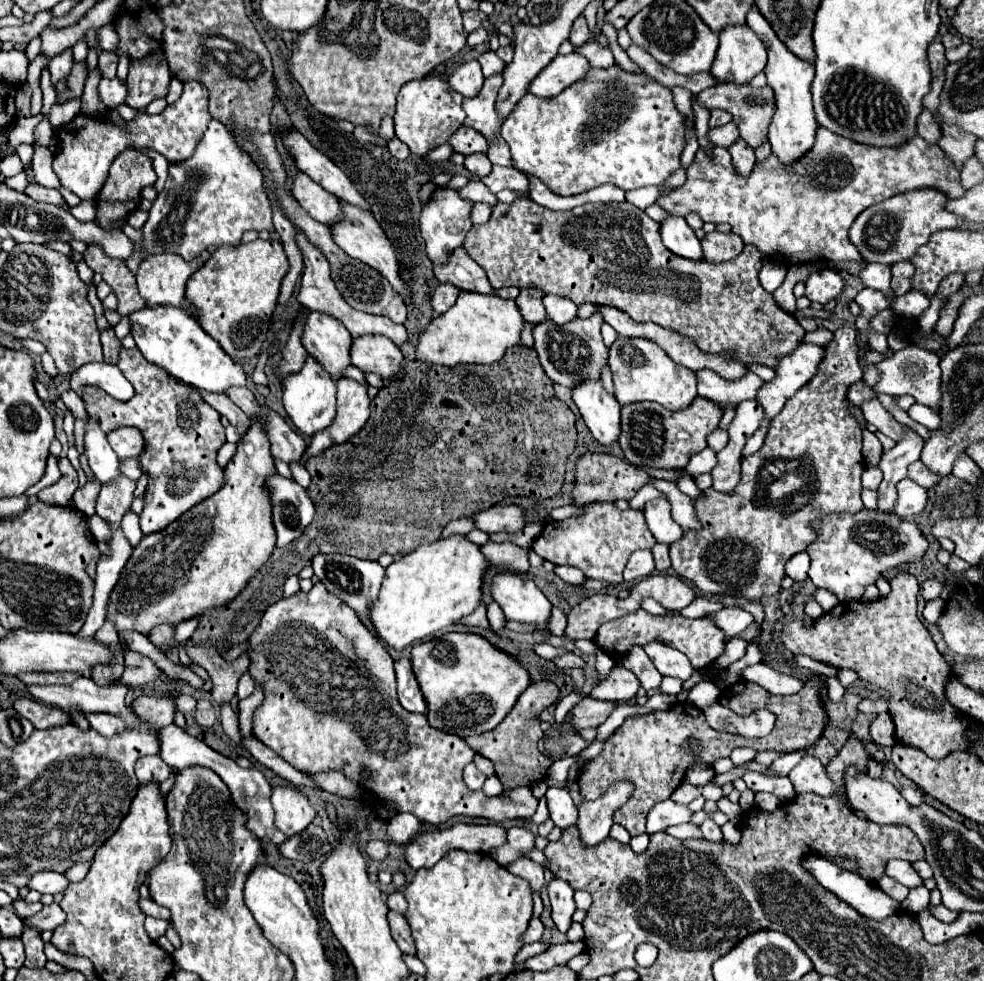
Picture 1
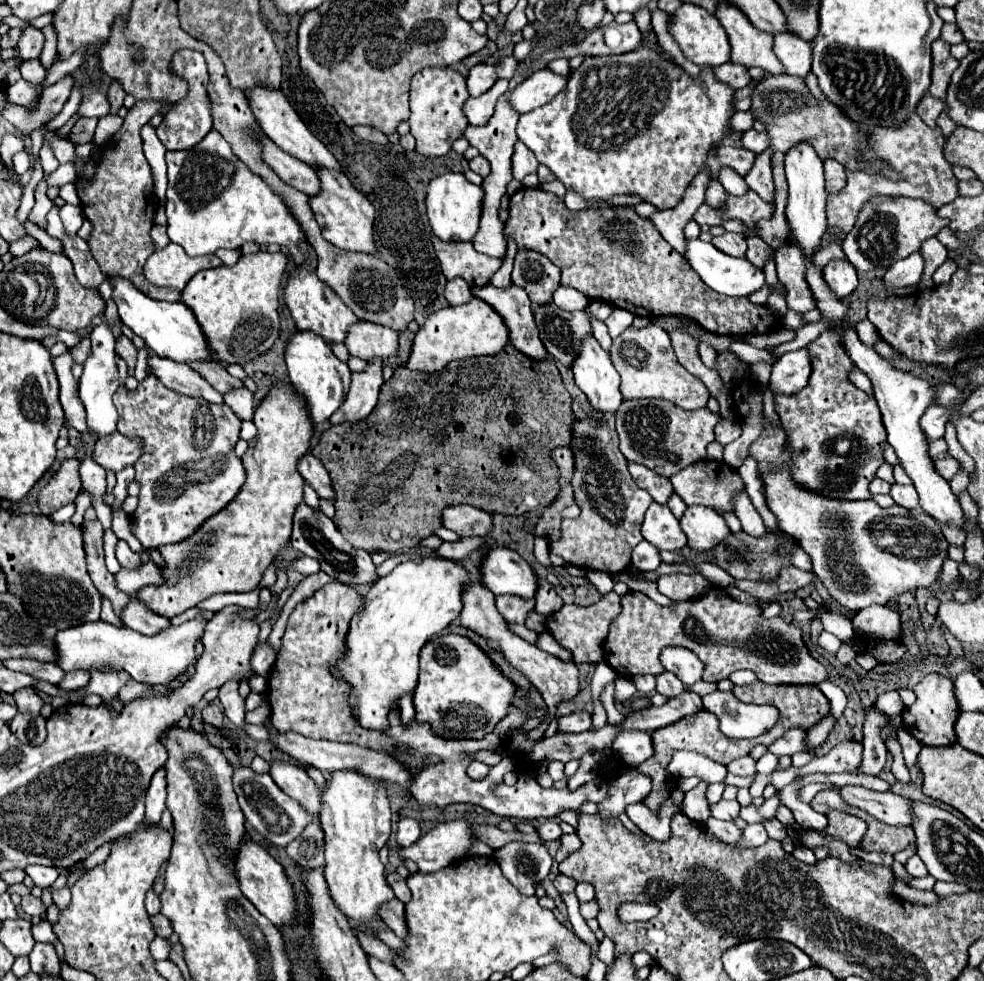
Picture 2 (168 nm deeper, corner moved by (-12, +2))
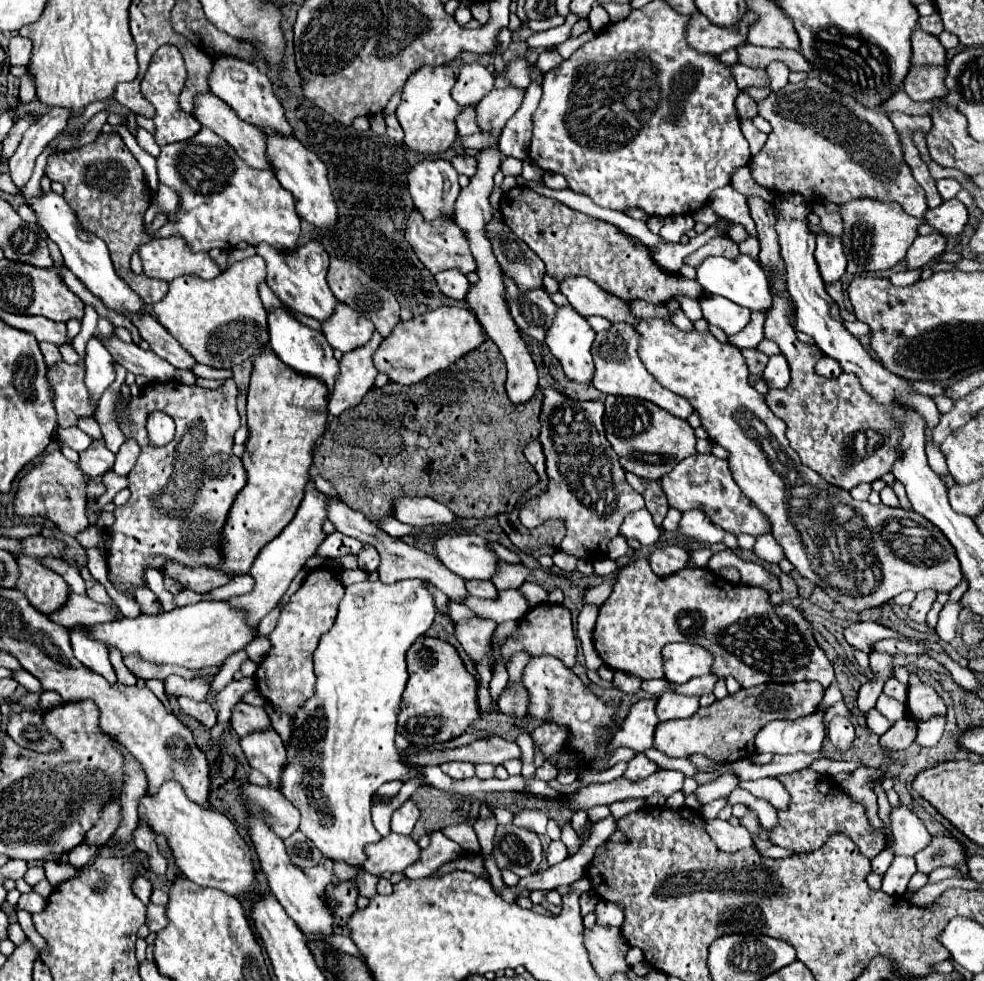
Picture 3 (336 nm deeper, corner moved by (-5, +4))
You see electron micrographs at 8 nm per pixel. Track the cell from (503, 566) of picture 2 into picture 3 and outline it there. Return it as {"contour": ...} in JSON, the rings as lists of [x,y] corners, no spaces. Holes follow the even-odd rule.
{"contour":[[[445,534],[435,540],[437,558],[465,580],[491,580],[497,560],[489,542],[477,534]]]}

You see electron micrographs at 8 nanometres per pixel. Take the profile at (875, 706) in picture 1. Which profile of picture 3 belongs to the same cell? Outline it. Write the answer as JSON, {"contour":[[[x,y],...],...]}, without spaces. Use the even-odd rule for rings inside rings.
{"contour":[[[889,678],[889,680],[885,682],[885,686],[883,686],[883,694],[891,696],[891,698],[895,698],[895,700],[899,700],[899,702],[905,702],[905,700],[907,700],[907,686],[899,684],[895,678]]]}

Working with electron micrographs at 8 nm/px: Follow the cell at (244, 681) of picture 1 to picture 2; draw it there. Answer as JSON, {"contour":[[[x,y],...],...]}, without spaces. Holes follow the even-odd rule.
{"contour":[[[260,642],[254,650],[254,656],[252,656],[252,668],[256,670],[258,676],[268,676],[272,664],[276,660],[276,652],[274,648],[270,646],[270,642]]]}

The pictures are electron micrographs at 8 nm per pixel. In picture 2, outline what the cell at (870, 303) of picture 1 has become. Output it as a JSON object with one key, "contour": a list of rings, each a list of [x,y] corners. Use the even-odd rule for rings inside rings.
{"contour":[[[912,252],[908,258],[894,262],[886,276],[884,276],[884,292],[892,294],[892,288],[900,288],[900,286],[916,286],[922,278],[924,272],[924,258],[920,252]]]}

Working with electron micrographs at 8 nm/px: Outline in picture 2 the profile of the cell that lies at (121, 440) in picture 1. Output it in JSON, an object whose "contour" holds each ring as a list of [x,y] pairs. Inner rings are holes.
{"contour":[[[114,432],[106,438],[98,438],[92,460],[98,462],[104,470],[118,472],[140,458],[140,442],[124,438],[120,432]]]}

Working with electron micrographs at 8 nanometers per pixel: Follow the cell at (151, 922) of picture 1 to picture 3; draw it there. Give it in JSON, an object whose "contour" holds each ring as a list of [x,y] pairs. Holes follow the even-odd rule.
{"contour":[[[149,904],[149,906],[147,906],[147,928],[149,928],[149,932],[159,932],[159,930],[165,928],[165,926],[167,926],[165,906]]]}

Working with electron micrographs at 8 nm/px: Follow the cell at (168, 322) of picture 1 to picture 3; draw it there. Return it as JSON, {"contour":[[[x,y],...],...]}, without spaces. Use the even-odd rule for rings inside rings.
{"contour":[[[43,192],[43,196],[39,200],[31,202],[31,208],[35,210],[37,218],[39,218],[39,226],[47,232],[47,236],[59,246],[65,266],[91,290],[93,296],[97,296],[109,310],[125,316],[127,320],[131,320],[133,316],[143,316],[145,314],[145,302],[125,284],[125,280],[121,280],[113,268],[107,244],[93,236],[91,232],[81,230],[81,226],[77,224],[77,218],[73,214],[73,210],[65,204],[63,196],[55,194],[55,192]]]}

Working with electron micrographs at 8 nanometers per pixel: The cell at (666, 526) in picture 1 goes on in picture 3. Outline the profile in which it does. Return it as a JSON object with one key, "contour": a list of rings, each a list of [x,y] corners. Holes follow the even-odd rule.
{"contour":[[[643,508],[643,510],[631,512],[625,518],[625,522],[621,526],[621,534],[629,540],[639,540],[643,546],[653,546],[659,542],[663,528],[657,528],[653,524],[653,518],[649,516],[649,510]]]}

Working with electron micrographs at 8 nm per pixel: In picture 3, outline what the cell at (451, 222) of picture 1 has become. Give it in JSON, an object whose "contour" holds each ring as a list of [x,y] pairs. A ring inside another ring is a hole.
{"contour":[[[423,160],[409,172],[409,192],[415,208],[427,222],[455,218],[455,200],[461,192],[457,170],[447,160]]]}

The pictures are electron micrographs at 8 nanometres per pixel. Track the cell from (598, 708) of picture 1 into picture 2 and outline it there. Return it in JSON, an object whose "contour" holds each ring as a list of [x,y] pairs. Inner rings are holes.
{"contour":[[[572,712],[558,720],[558,730],[578,734],[578,732],[586,732],[590,724],[592,724],[592,716],[588,712]]]}

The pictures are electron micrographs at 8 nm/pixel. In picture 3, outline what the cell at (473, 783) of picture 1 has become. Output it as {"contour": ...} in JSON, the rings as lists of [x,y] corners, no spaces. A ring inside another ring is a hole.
{"contour":[[[445,762],[441,764],[441,770],[449,774],[451,778],[473,778],[475,776],[475,766],[469,762]]]}

